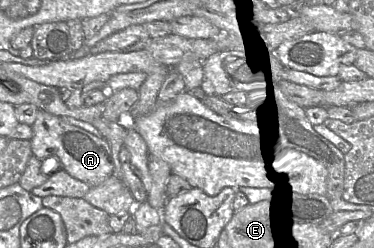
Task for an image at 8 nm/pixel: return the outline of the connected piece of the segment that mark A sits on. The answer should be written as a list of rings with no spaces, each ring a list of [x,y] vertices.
[[[41,109],[31,127],[33,135],[30,143],[35,157],[39,159],[56,157],[61,162],[63,170],[90,187],[97,186],[112,176],[111,148],[104,137],[97,137],[80,127],[66,123],[61,117]]]

